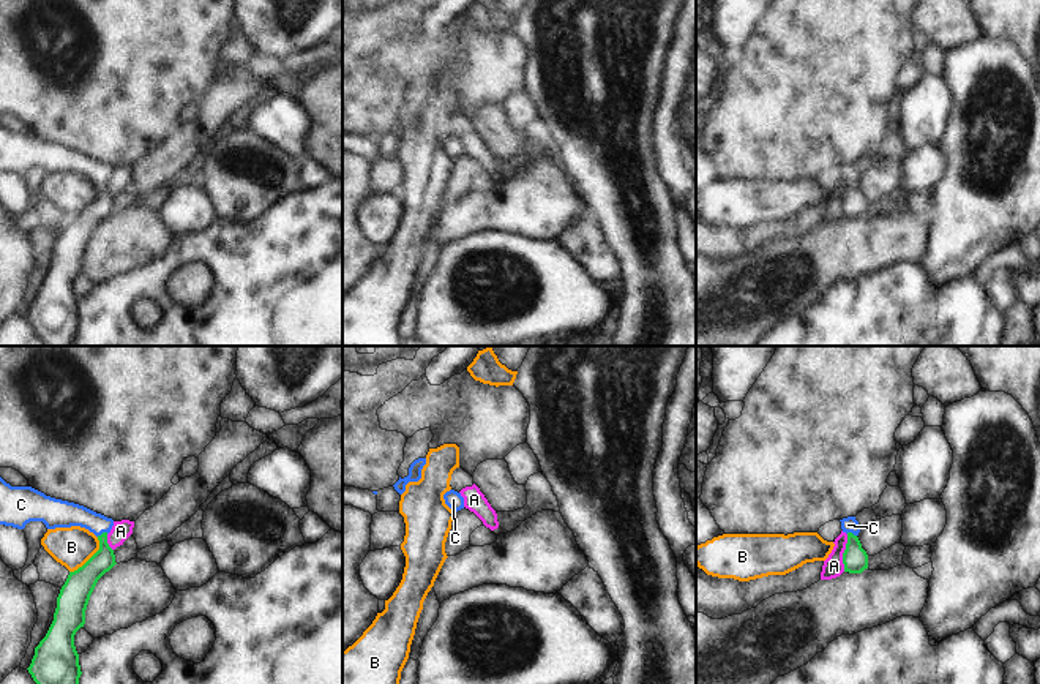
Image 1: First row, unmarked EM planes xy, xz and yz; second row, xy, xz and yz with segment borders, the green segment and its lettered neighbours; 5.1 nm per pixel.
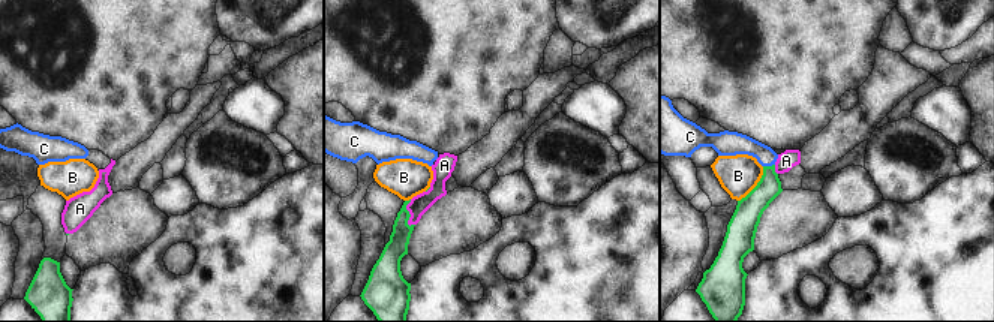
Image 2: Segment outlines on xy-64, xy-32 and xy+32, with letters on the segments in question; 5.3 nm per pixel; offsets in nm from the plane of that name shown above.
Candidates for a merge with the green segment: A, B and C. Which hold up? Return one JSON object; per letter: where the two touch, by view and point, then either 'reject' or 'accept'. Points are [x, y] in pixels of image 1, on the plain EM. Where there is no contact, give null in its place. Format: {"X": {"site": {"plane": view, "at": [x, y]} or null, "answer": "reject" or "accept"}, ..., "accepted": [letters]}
{"A": {"site": {"plane": "yz", "at": [843, 199]}, "answer": "reject"}, "B": {"site": {"plane": "xy", "at": [90, 204]}, "answer": "reject"}, "C": {"site": {"plane": "xy", "at": [103, 179]}, "answer": "accept"}, "accepted": ["C"]}

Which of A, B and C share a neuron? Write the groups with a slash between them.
A / B / C

